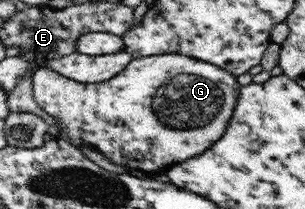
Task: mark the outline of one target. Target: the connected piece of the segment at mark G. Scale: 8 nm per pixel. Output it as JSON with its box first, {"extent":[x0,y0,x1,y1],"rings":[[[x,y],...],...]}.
{"extent":[31,54,241,176],"rings":[[[157,54],[152,56],[143,56],[134,58],[125,66],[125,68],[108,81],[94,82],[90,84],[82,84],[81,82],[72,81],[68,78],[60,76],[49,70],[47,67],[38,68],[32,74],[31,89],[35,103],[52,118],[58,120],[58,124],[62,127],[59,130],[58,138],[66,139],[71,145],[80,148],[88,146],[92,150],[105,156],[110,162],[122,166],[126,172],[129,170],[139,170],[153,176],[161,176],[163,172],[168,170],[172,165],[182,163],[188,158],[192,158],[206,149],[209,149],[221,134],[224,132],[226,124],[228,124],[234,105],[236,104],[237,94],[241,86],[236,82],[228,72],[221,70],[209,62],[202,62],[197,58],[190,58],[181,54]]]}

